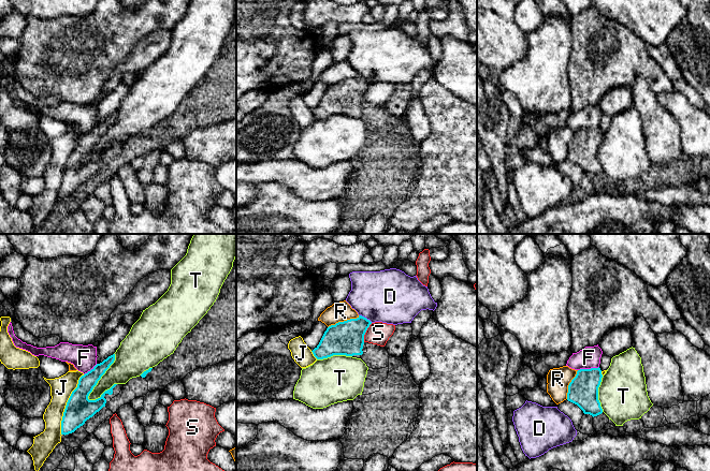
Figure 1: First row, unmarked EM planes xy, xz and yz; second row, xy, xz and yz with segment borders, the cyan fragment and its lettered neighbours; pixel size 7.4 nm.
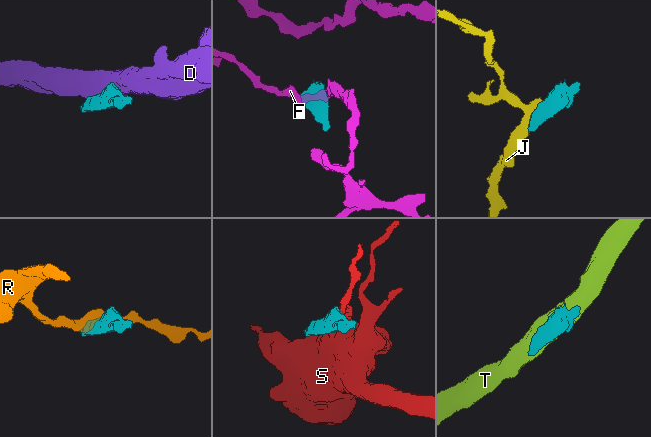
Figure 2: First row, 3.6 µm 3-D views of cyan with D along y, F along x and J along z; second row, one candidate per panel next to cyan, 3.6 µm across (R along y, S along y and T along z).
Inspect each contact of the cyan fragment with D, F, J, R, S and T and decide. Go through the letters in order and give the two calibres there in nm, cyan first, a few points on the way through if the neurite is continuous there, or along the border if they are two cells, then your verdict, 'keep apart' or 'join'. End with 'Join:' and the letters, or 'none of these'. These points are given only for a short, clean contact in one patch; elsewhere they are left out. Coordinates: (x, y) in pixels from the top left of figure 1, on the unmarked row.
D: 260/400 nm | along xz (359, 74), (372, 82) | keep apart
F: 220/160 nm | keep apart
J: 200/170 nm | keep apart
R: 260/150 nm | along xz (359, 75), (338, 81), (328, 87) | keep apart
S: 260/170 nm | keep apart
T: 150/240 nm | keep apart
Join: none of these

